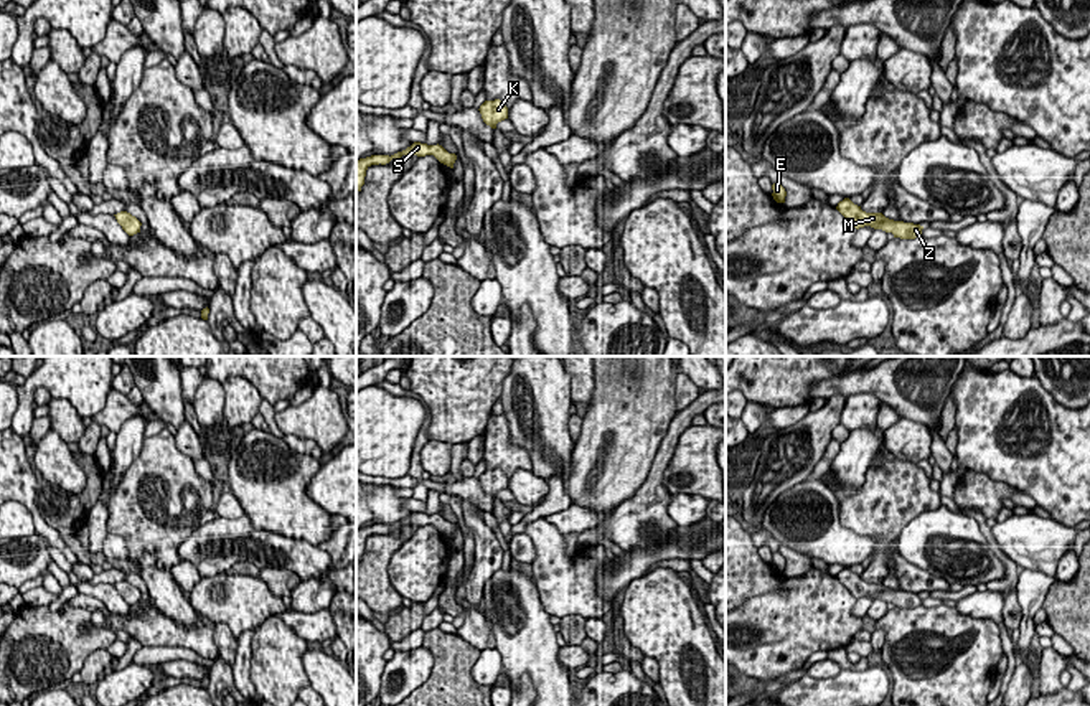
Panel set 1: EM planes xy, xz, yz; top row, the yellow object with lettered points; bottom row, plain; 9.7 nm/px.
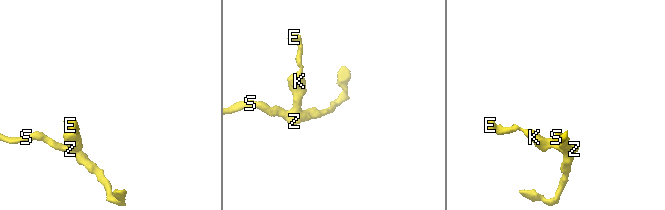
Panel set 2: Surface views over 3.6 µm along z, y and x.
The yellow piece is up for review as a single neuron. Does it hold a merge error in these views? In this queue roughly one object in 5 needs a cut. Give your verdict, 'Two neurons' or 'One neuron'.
One neuron

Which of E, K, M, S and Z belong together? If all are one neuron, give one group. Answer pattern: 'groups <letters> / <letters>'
groups E K M S Z

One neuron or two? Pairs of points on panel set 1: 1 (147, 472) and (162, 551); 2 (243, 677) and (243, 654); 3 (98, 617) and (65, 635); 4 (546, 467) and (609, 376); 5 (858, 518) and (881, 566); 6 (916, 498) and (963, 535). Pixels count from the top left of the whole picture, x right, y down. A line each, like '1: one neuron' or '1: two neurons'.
1: one neuron
2: one neuron
3: two neurons
4: two neurons
5: one neuron
6: two neurons

